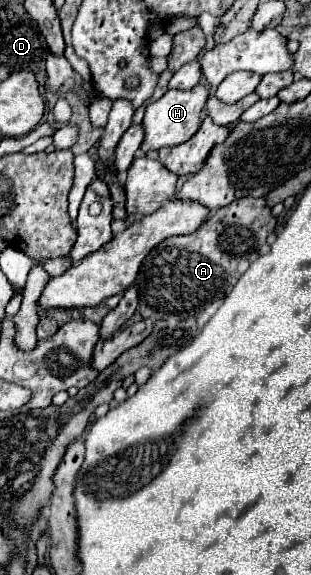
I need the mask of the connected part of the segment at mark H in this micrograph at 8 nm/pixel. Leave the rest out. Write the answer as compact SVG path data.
M198 84L192 90L168 90L162 98L146 106L146 114L142 120L144 126L144 142L142 150L158 150L162 146L176 146L192 138L200 126L200 114L206 110L208 88Z

